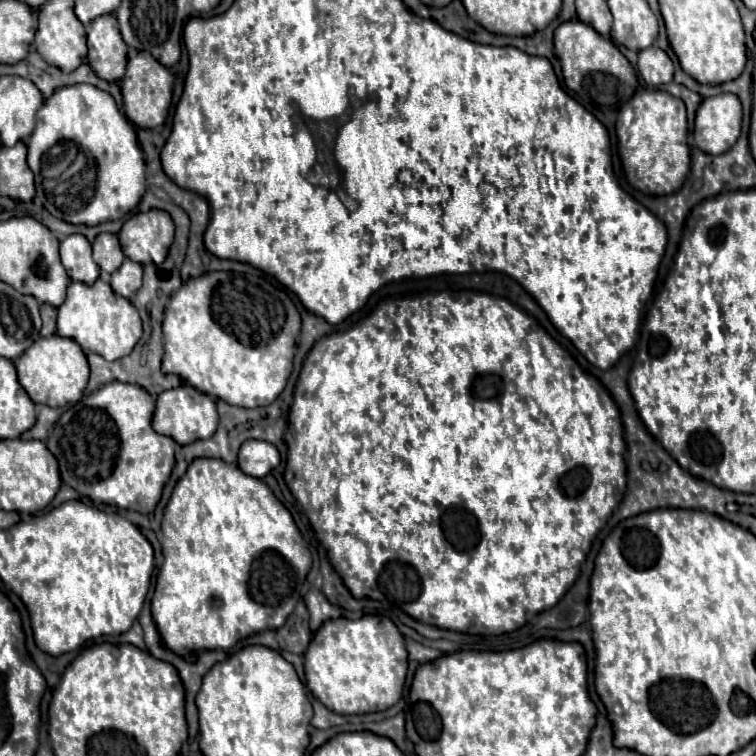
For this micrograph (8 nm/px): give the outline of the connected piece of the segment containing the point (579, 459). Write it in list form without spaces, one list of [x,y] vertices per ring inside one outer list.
[[[435,292],[435,294],[417,296],[417,298],[395,298],[395,300],[387,298],[377,306],[377,310],[371,312],[365,319],[349,329],[343,332],[333,332],[333,334],[321,338],[319,342],[315,342],[303,362],[299,382],[297,382],[295,394],[293,394],[293,406],[289,410],[289,428],[285,432],[285,442],[287,442],[289,453],[287,454],[284,476],[287,486],[291,494],[297,498],[297,502],[301,504],[317,538],[327,548],[327,554],[333,554],[333,556],[329,556],[329,560],[355,598],[373,598],[373,600],[395,602],[411,618],[425,622],[425,624],[431,624],[431,626],[437,626],[437,628],[447,628],[447,630],[457,630],[457,632],[467,632],[467,634],[481,634],[481,636],[497,636],[497,634],[513,632],[513,630],[521,628],[529,616],[555,606],[557,600],[569,590],[569,586],[575,582],[575,578],[579,574],[581,562],[585,560],[587,548],[591,548],[595,534],[605,526],[613,508],[619,504],[619,500],[625,494],[625,484],[627,484],[625,458],[623,458],[625,456],[625,440],[623,440],[623,426],[621,426],[619,408],[613,402],[613,398],[607,396],[607,390],[601,384],[597,384],[597,378],[593,378],[589,372],[585,372],[579,364],[575,366],[575,362],[563,350],[563,346],[559,342],[555,342],[549,336],[549,332],[531,314],[509,304],[507,300],[503,300],[499,296],[471,292],[471,294],[467,294],[467,298],[453,298],[447,292]]]

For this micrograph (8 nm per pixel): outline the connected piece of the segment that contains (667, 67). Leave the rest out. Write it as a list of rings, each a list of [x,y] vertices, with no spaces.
[[[649,46],[645,50],[639,50],[637,68],[643,80],[651,86],[667,84],[673,80],[673,62],[659,46]]]

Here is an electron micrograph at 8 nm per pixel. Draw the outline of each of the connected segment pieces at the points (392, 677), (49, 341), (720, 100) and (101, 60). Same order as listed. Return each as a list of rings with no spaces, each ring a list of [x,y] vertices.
[[[364,615],[357,620],[335,618],[325,622],[321,630],[315,632],[309,642],[309,650],[305,650],[305,678],[311,694],[323,702],[331,712],[337,714],[365,714],[375,712],[381,706],[393,706],[403,692],[405,676],[407,676],[407,650],[405,640],[397,626],[389,618],[375,615]]]
[[[59,334],[33,342],[33,346],[29,346],[29,350],[25,350],[25,354],[15,360],[15,368],[19,382],[31,400],[47,406],[65,406],[69,402],[79,402],[89,380],[89,364],[83,350],[75,340],[63,338]]]
[[[735,94],[705,98],[695,116],[695,146],[707,154],[723,154],[741,132],[741,102]]]
[[[105,14],[91,22],[87,32],[89,66],[107,82],[117,82],[125,74],[127,44],[123,42],[115,14]]]

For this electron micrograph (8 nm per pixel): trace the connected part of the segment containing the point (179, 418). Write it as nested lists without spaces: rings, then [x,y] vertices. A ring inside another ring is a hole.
[[[181,384],[179,388],[165,390],[157,396],[157,406],[153,414],[153,430],[165,436],[171,436],[177,444],[191,444],[195,440],[211,438],[213,432],[217,430],[217,422],[219,420],[217,420],[215,402],[207,394],[203,394],[201,390],[189,384]]]

